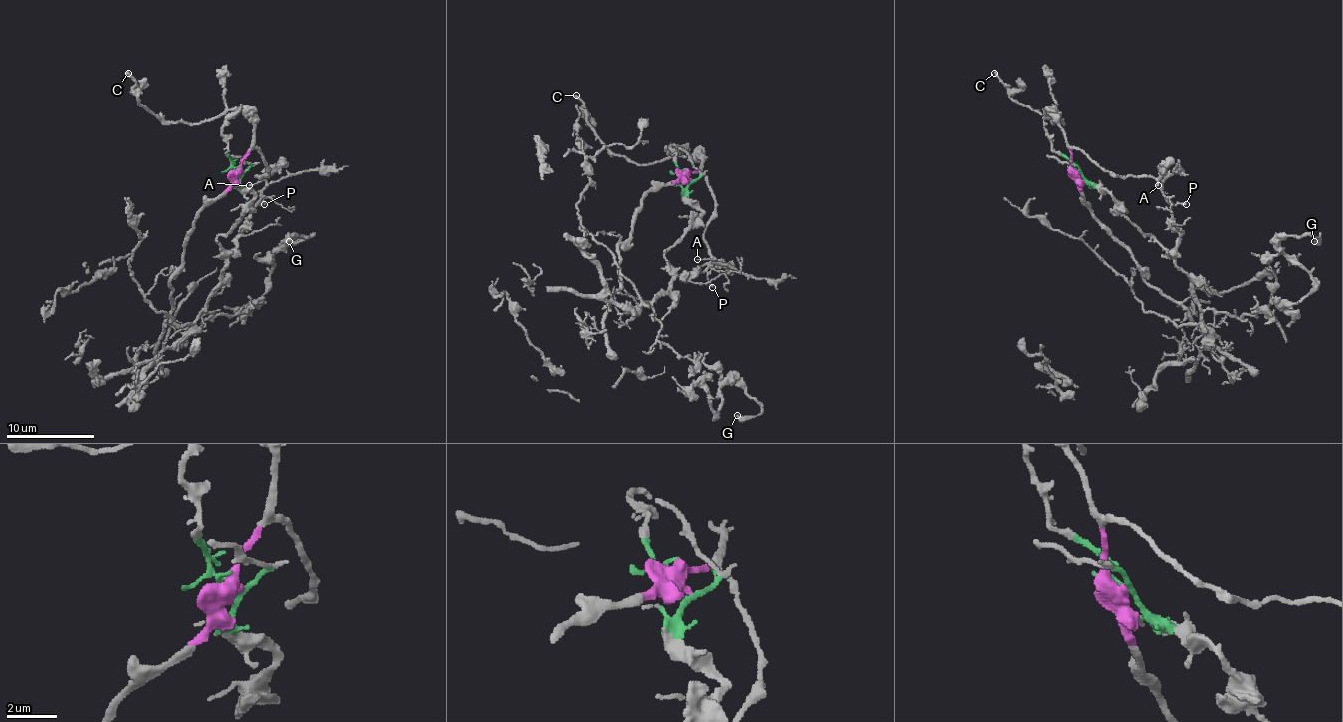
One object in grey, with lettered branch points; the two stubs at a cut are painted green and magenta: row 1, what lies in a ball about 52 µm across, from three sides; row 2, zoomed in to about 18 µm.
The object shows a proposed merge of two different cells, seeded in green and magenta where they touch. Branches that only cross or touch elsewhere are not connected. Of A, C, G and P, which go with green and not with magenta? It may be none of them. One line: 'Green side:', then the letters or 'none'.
Green side: G, P

